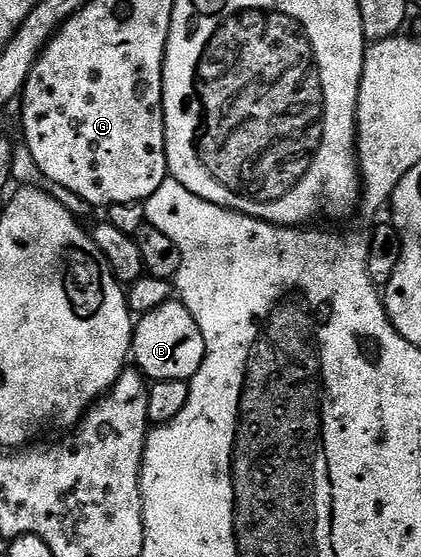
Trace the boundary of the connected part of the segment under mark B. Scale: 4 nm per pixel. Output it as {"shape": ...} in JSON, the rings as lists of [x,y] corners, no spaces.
{"shape":[[[170,299],[151,311],[140,314],[133,326],[133,348],[131,361],[150,382],[192,381],[193,376],[203,367],[205,340],[199,323],[187,311],[179,299]]]}

